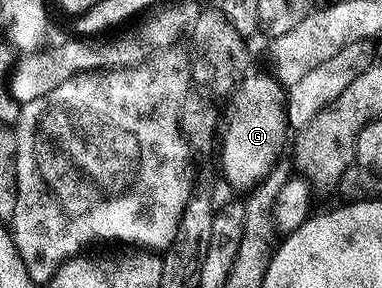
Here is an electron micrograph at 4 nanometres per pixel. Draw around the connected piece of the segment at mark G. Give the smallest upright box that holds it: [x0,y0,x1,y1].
[220,73,288,193]

